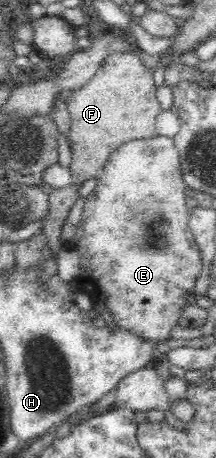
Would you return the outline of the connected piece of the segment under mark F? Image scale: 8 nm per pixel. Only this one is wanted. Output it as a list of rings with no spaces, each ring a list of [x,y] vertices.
[[[140,50],[114,53],[108,55],[96,74],[81,89],[66,93],[64,95],[67,110],[70,116],[71,148],[73,148],[71,170],[73,184],[82,185],[84,181],[98,178],[109,157],[120,147],[122,143],[158,137],[156,119],[162,111],[161,104],[156,96],[153,81],[153,69],[149,69],[140,55]]]

